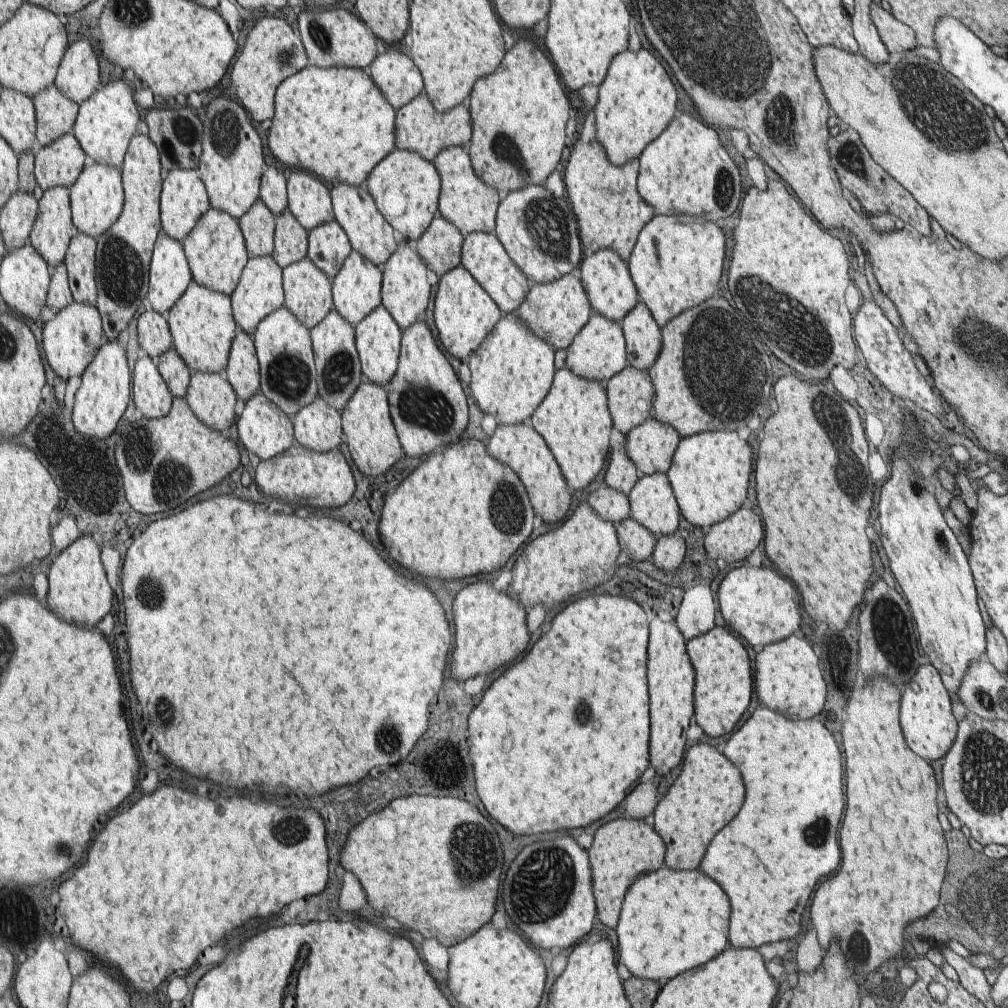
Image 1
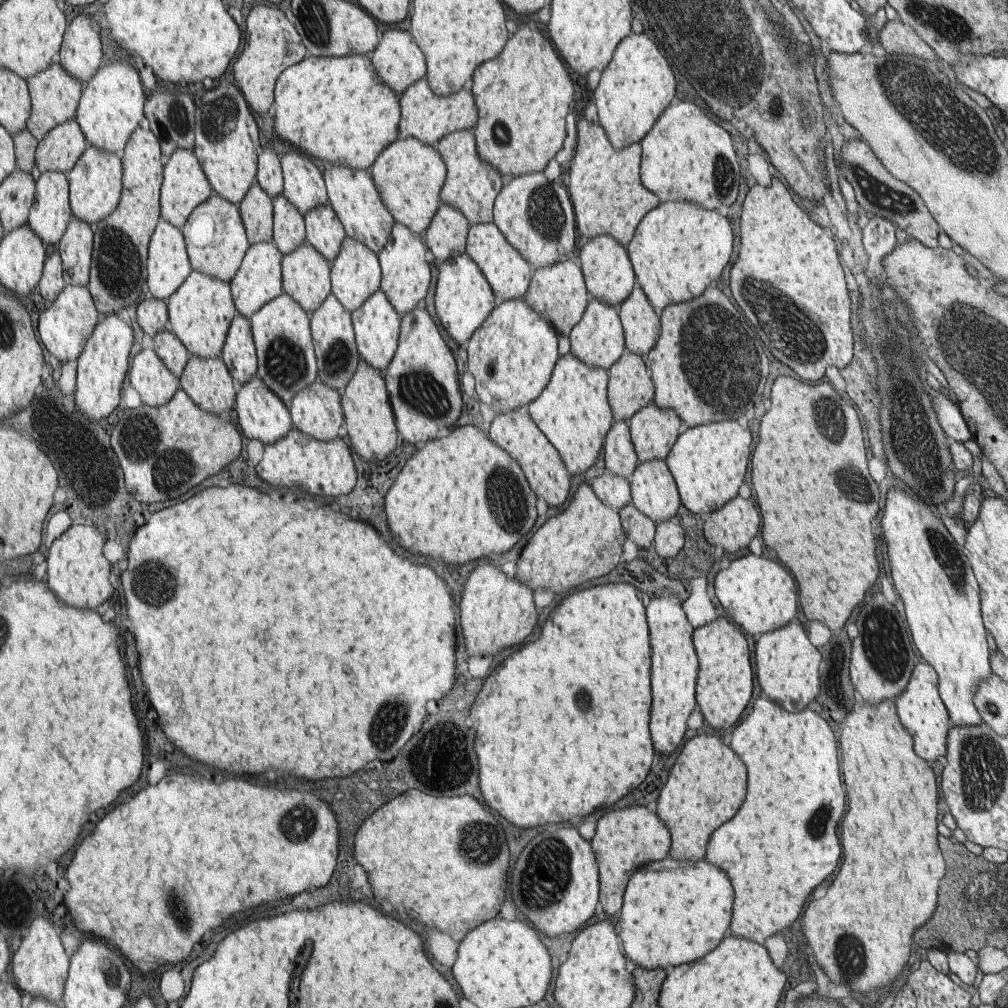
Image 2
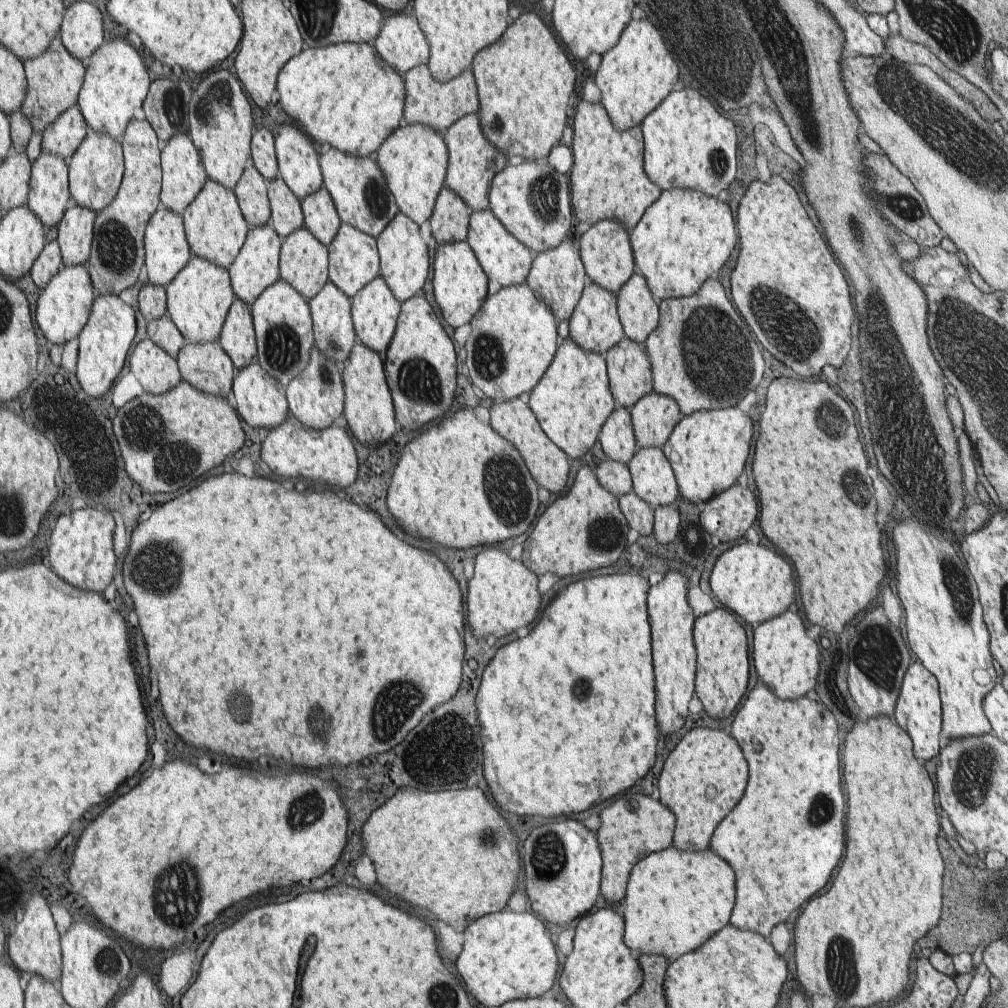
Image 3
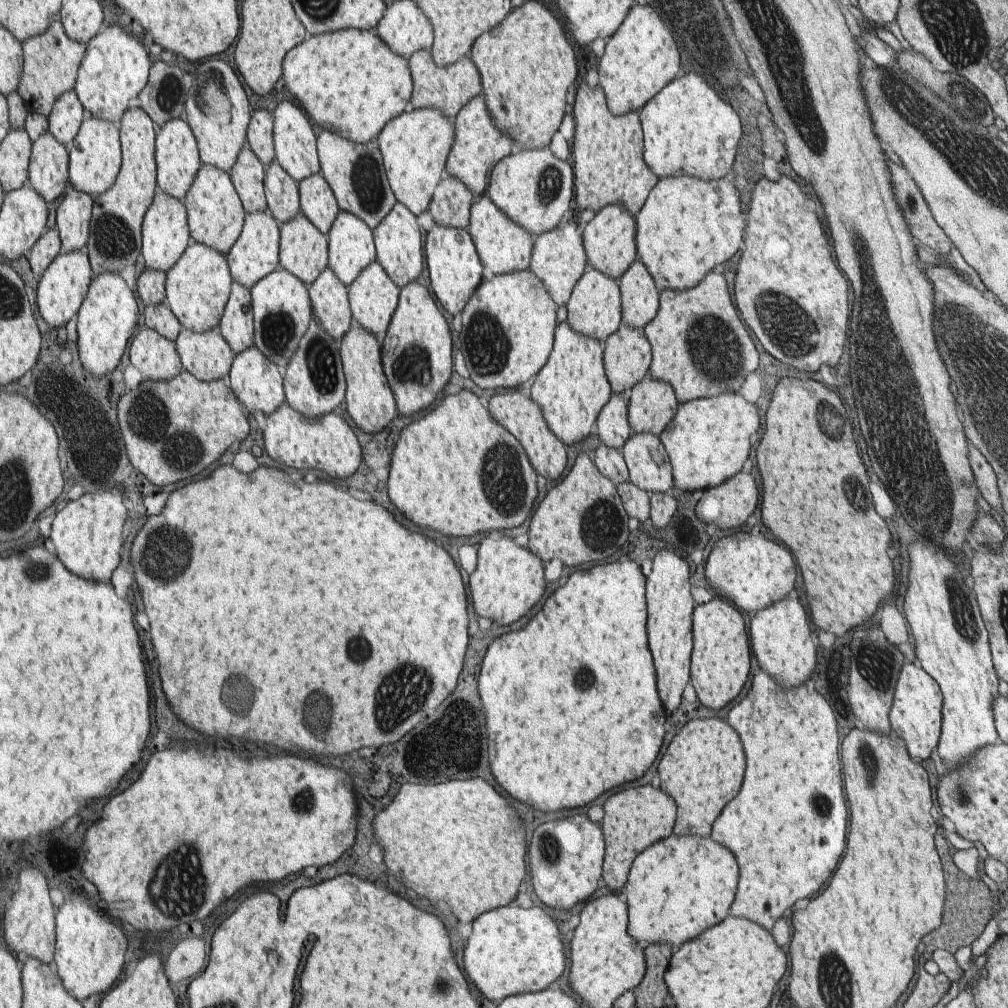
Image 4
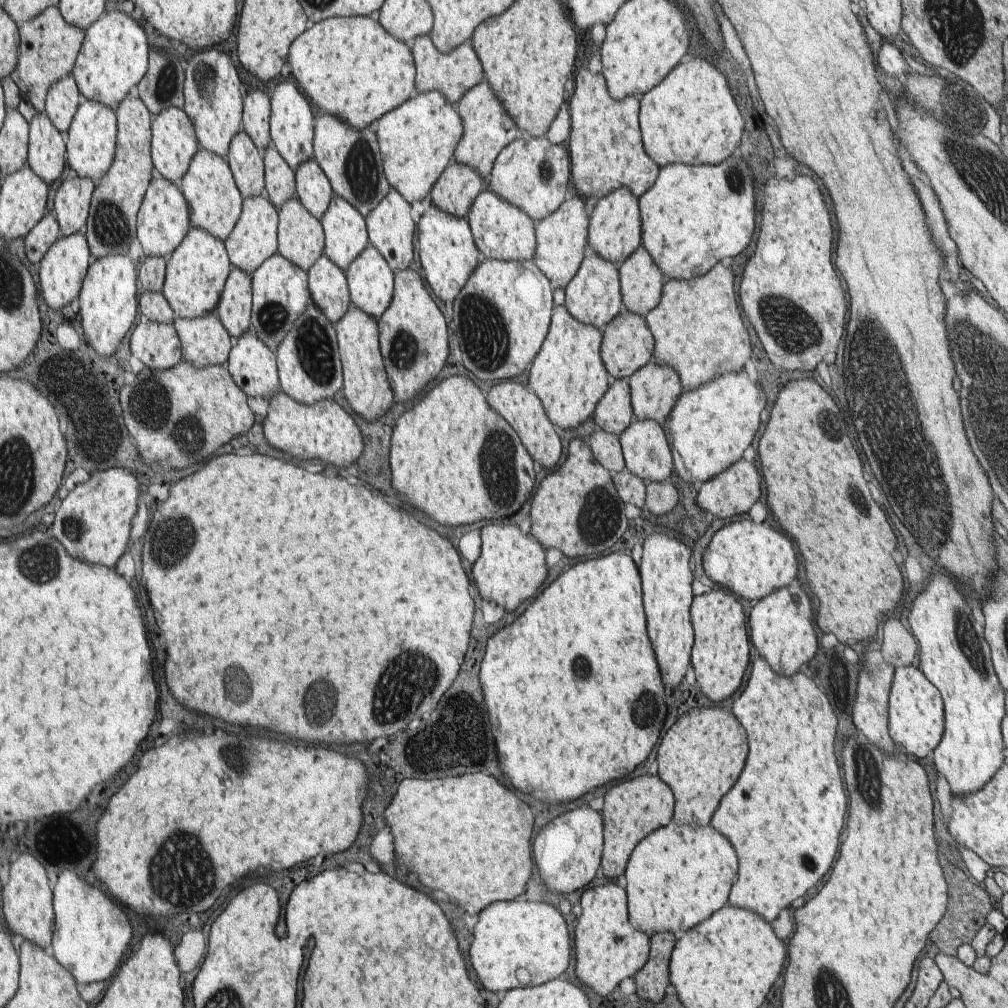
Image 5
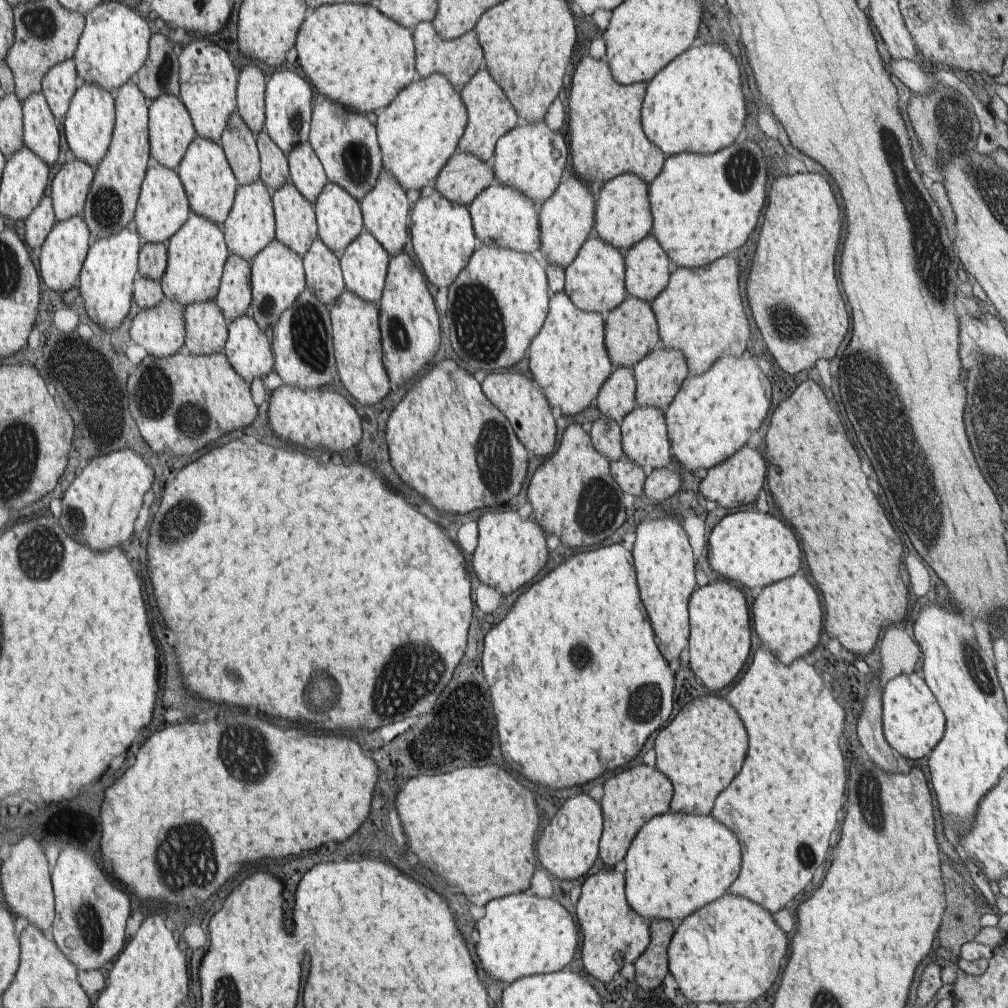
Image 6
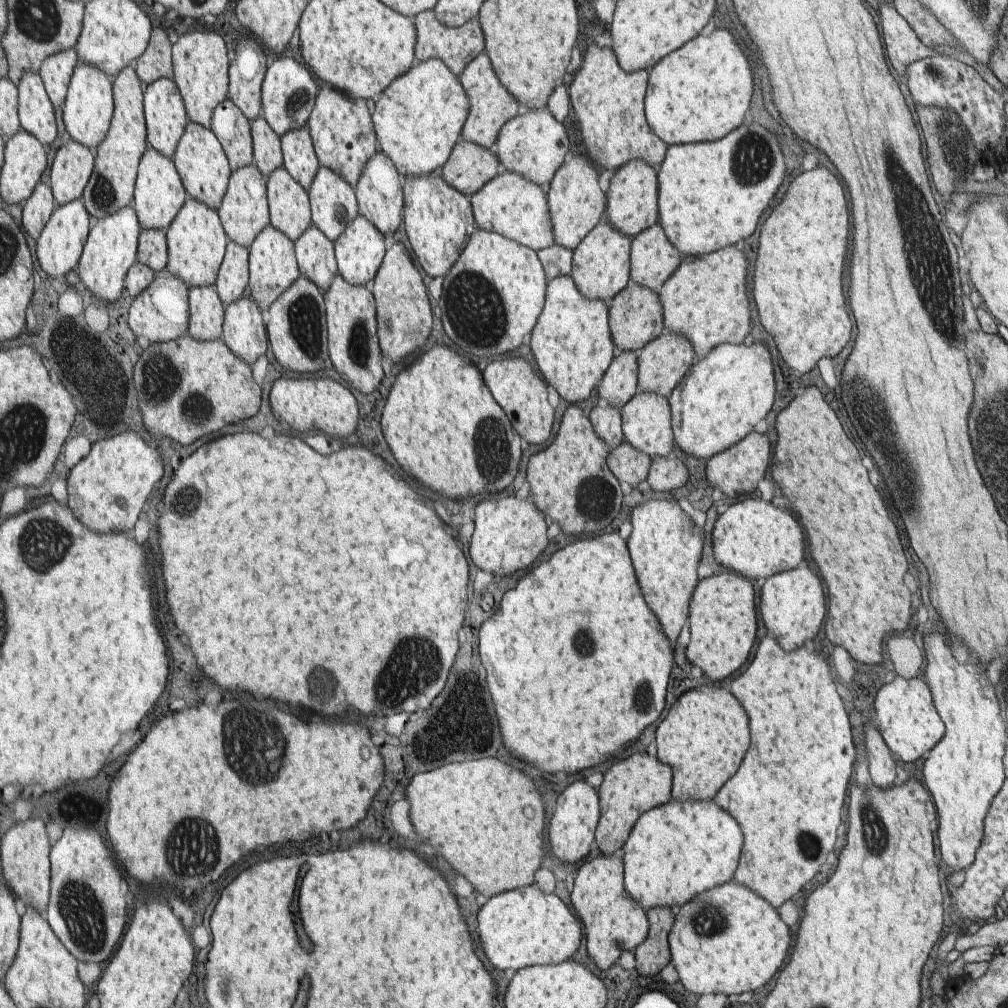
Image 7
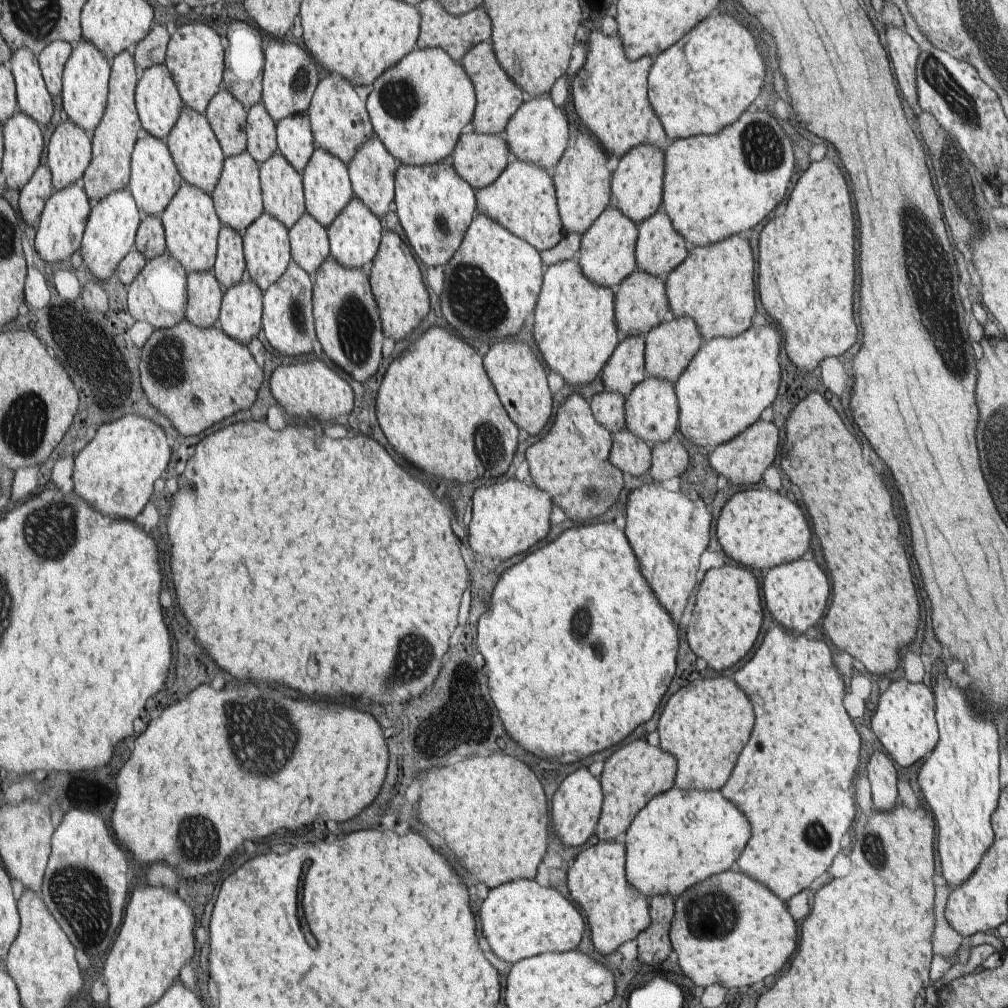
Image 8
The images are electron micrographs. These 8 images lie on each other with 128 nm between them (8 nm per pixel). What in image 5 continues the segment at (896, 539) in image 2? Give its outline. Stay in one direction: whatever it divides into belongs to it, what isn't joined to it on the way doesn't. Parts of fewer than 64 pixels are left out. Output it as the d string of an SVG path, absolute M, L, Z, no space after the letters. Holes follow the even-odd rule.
M934 574L932 582L914 600L908 622L912 634L920 644L920 668L924 676L942 695L944 709L943 735L934 752L934 766L937 774L944 776L950 785L951 794L966 796L980 790L1004 762L1005 744L1000 726L1005 716L1004 690L995 673L991 648L986 642L985 630L976 622L972 606L944 574Z

